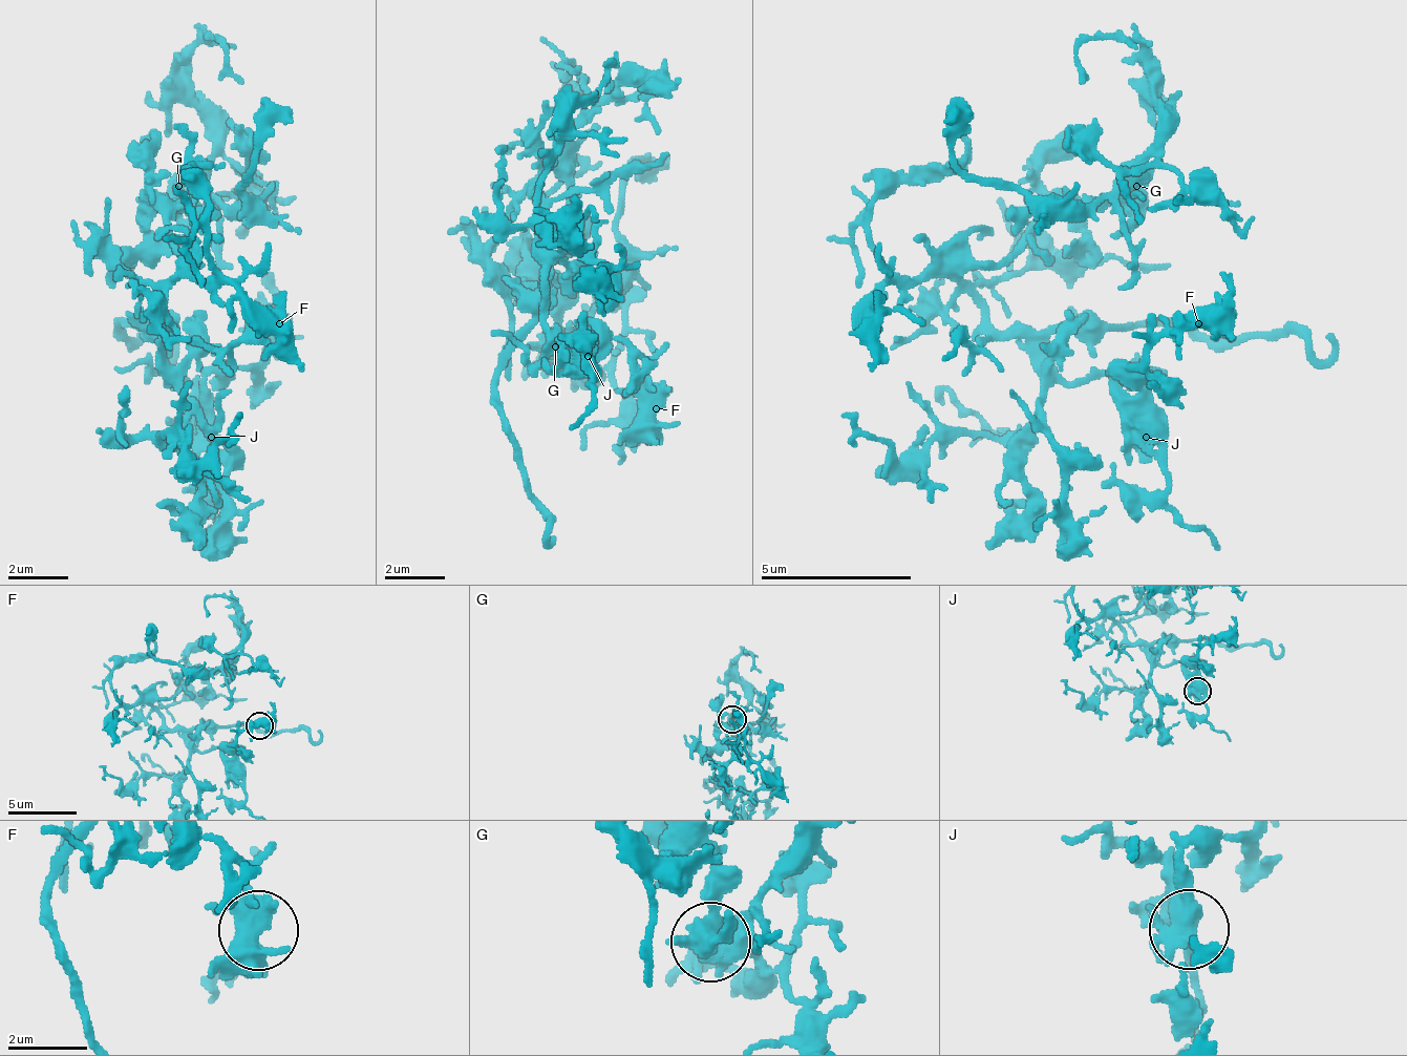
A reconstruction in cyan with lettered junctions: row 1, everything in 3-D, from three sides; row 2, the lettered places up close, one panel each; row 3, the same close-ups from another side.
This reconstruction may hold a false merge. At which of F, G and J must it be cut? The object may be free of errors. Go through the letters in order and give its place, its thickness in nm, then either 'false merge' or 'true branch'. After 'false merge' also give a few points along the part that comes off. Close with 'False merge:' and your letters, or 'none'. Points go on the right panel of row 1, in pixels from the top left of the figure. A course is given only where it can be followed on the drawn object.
F: place (1198, 323); calibre 500 nm; true branch
G: place (1136, 186); calibre 500 nm; true branch
J: place (1146, 437); calibre 500 nm; true branch
False merge: none

